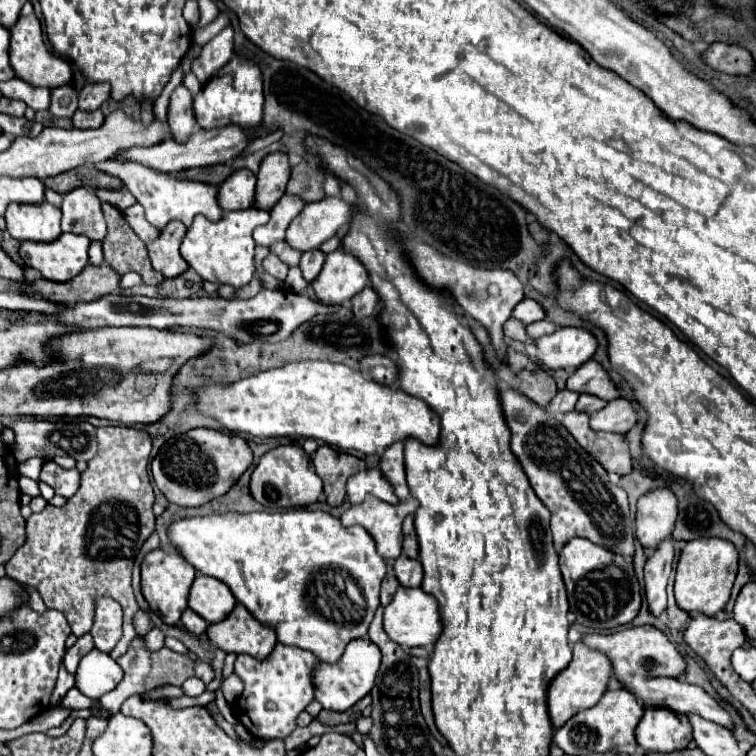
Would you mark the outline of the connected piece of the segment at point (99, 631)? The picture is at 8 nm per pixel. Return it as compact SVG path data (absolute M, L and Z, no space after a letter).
M107 596L95 598L95 618L93 618L91 636L97 650L111 652L115 648L115 644L121 638L121 622L123 622L121 618L123 618L123 610L115 600Z

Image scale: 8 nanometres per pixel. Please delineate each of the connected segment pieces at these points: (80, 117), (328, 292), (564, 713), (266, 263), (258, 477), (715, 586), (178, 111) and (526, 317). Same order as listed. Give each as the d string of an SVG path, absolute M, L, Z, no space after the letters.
M77 110L73 114L73 126L75 128L99 128L101 124L103 124L103 112L101 110L93 110L93 112Z
M343 248L327 254L321 274L313 280L317 300L323 304L341 306L359 294L369 280L365 266Z
M583 642L573 644L573 660L567 670L563 670L549 686L549 714L555 728L563 726L571 716L575 716L579 710L595 706L601 696L607 692L607 682L613 672L611 660L593 648L587 648Z
M269 254L269 256L263 260L263 268L265 268L265 272L267 272L267 274L275 276L277 280L285 280L287 270L289 270L289 266L287 266L287 264L283 264L275 254Z
M289 444L289 446L277 446L273 450L269 450L267 454L261 456L257 468L251 474L251 482L249 482L249 490L251 496L267 506L267 508L295 508L295 506L307 506L317 502L317 498L321 496L323 484L319 480L319 476L315 474L315 468L309 462L309 456L305 454L305 450L301 446Z
M703 538L687 542L679 564L677 564L677 576L675 576L675 598L679 608L687 612L701 612L707 616L715 616L719 610L725 608L731 588L737 576L739 566L739 554L737 548L721 538Z
M183 84L177 86L173 90L173 94L171 94L171 98L169 98L167 124L171 126L173 138L177 142L187 140L195 132L195 128L197 128L191 102L193 102L193 96L191 96L191 92Z
M525 298L523 302L517 304L513 316L519 318L519 320L523 320L525 324L533 324L533 322L537 322L537 320L545 320L545 318L547 318L547 312L543 310L543 306L541 306L537 300Z

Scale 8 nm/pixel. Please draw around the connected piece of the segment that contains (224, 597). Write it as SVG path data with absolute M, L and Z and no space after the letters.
M203 574L195 578L189 592L189 606L209 624L225 620L235 602L237 600L227 584Z

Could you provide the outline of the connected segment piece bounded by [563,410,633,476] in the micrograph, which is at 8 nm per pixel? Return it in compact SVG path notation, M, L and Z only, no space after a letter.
M571 410L563 416L563 426L571 436L585 448L607 472L629 474L633 470L633 460L629 452L629 440L625 434L615 432L597 432L589 426L589 414Z

